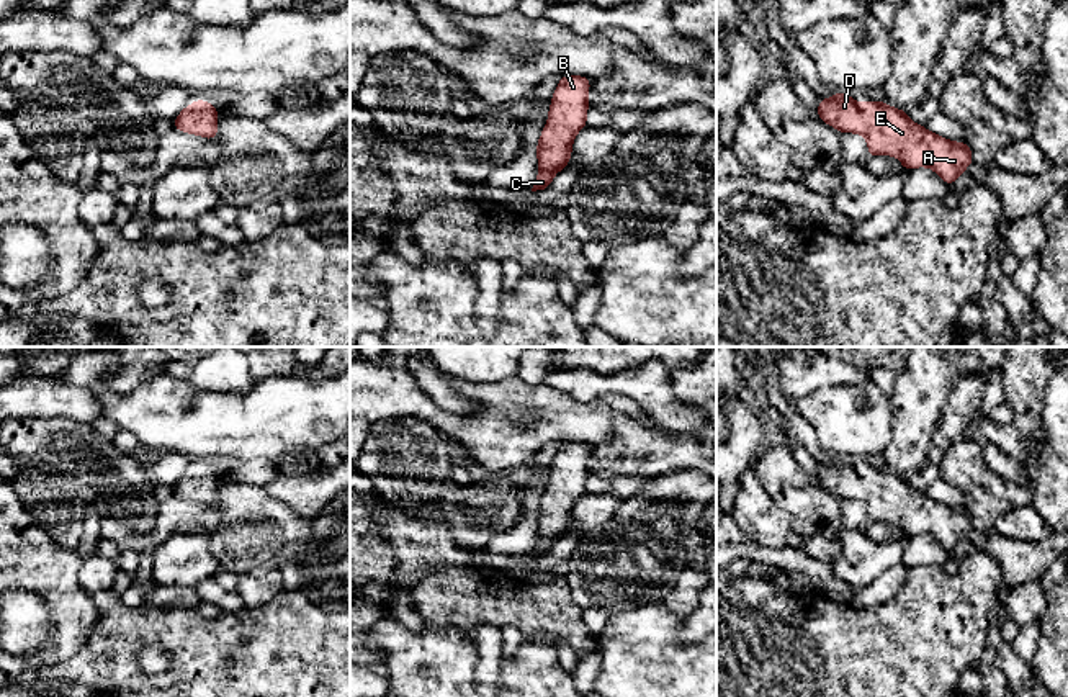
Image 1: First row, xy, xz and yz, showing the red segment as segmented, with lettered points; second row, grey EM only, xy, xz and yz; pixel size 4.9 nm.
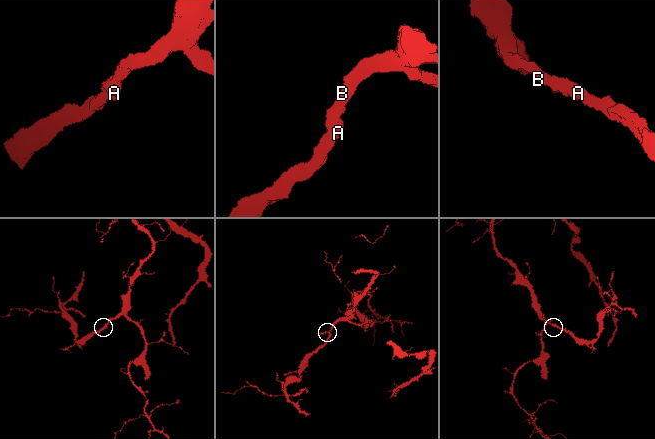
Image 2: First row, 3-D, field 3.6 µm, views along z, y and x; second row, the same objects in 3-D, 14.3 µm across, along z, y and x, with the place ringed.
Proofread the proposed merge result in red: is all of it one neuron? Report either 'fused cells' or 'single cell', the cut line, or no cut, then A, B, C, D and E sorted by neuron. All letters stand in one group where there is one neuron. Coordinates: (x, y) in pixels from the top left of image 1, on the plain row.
single cell | no cut | A B C D E

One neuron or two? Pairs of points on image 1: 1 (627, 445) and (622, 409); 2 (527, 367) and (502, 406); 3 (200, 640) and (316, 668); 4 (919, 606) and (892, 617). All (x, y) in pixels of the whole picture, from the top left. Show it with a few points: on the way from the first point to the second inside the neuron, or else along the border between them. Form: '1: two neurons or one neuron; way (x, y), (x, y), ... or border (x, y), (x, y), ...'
1: two neurons; border (659, 427), (615, 419), (614, 434), (594, 442)
2: two neurons; border (517, 375), (525, 382), (542, 383)
3: one neuron; way (229, 668), (287, 668)
4: one neuron; way (913, 612), (908, 617), (898, 617)

